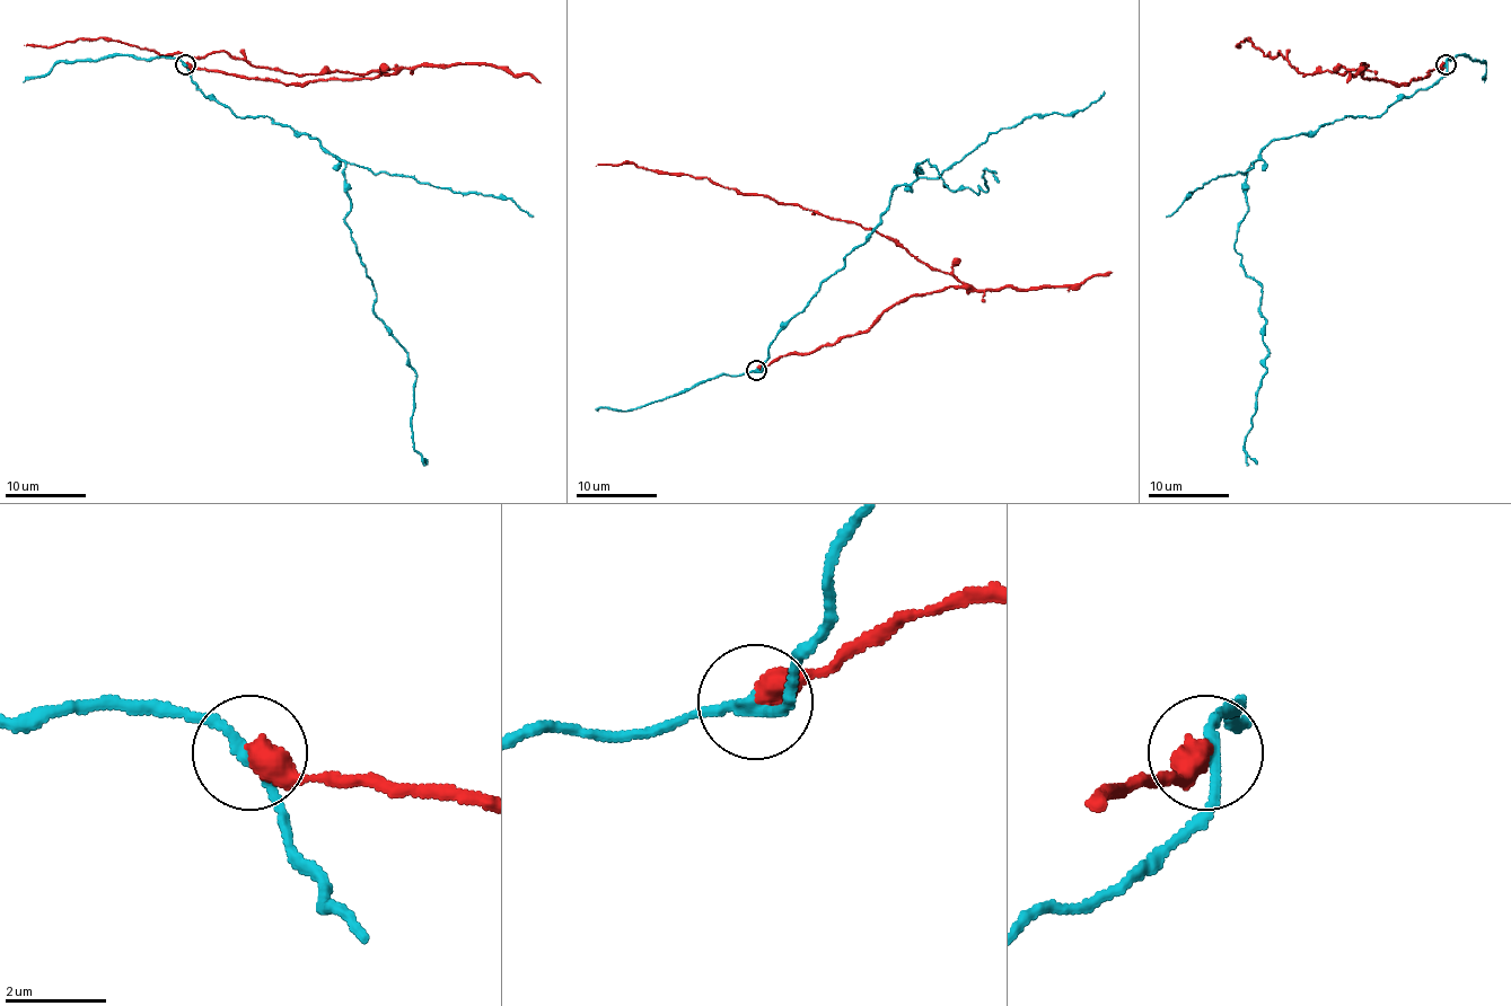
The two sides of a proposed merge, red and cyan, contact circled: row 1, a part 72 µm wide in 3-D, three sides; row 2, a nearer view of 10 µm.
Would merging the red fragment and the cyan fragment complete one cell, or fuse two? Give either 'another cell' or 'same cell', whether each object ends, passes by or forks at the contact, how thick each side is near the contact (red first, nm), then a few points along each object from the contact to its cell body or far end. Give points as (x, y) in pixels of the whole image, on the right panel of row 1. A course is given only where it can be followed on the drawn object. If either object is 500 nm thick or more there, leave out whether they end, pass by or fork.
another cell | 550/200 nm | red via (1446, 63), (1410, 85), (1350, 70), (1301, 74), (1279, 52), (1263, 53), (1248, 37), (1240, 45) | cyan via (1446, 63), (1380, 115), (1273, 139), (1250, 166), (1233, 247), (1263, 288), (1268, 353), (1244, 449), (1256, 465)

